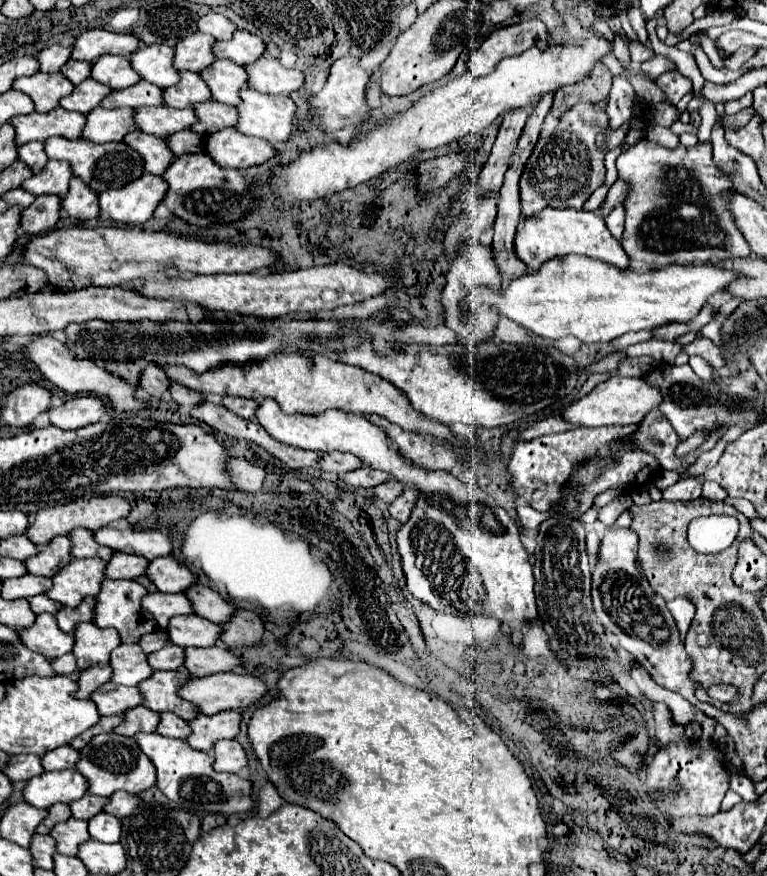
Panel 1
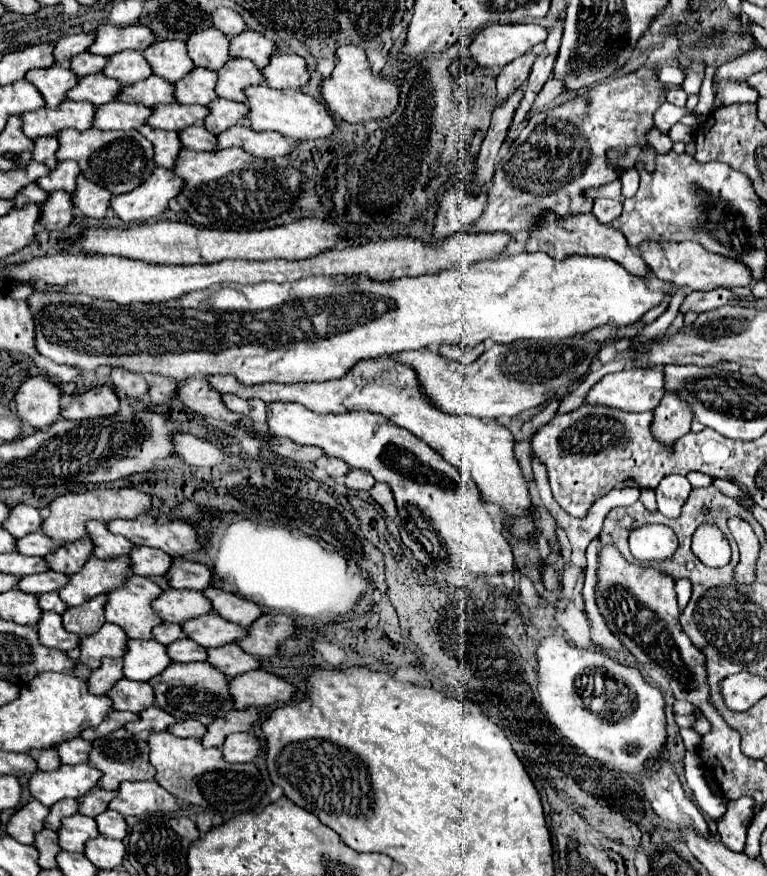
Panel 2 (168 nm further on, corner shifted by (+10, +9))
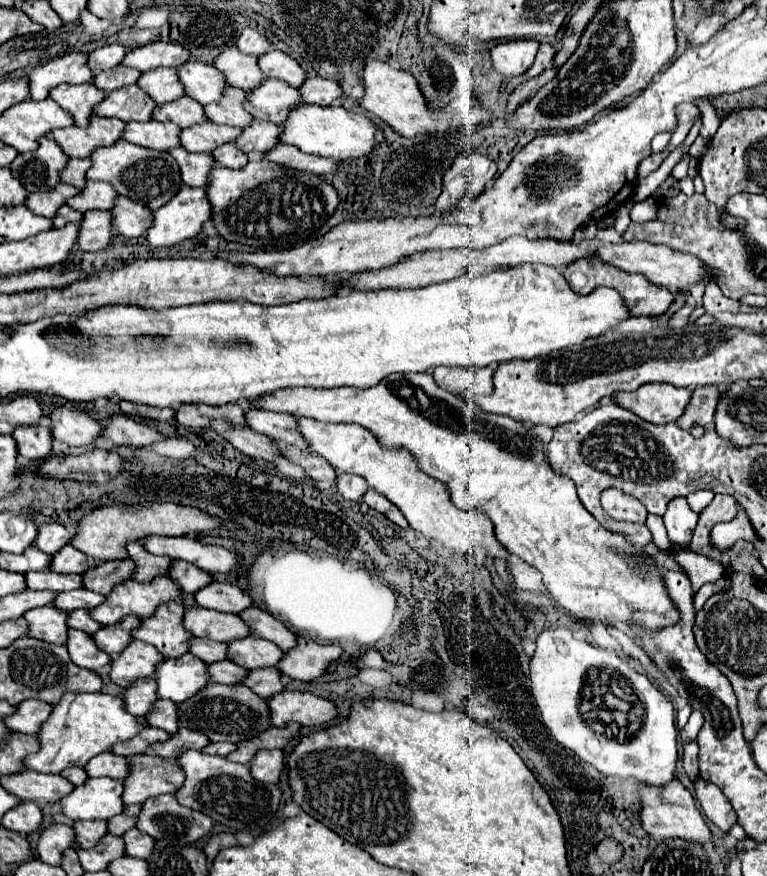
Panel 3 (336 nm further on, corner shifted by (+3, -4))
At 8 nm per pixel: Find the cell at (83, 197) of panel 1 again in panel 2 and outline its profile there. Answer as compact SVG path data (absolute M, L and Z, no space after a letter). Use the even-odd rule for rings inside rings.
M78 176L76 190L72 192L72 202L84 216L104 218L108 212L110 198L112 194L104 186L94 184L92 180L86 180L84 176Z

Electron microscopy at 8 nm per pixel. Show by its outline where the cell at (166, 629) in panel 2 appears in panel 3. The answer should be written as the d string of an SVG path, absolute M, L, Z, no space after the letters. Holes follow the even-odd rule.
M195 637L195 645L191 645L191 653L207 663L215 663L215 661L227 659L227 645L211 641L211 639Z

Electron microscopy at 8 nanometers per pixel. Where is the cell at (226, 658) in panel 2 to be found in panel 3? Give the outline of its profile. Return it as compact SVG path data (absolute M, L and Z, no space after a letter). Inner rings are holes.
M277 667L275 669L253 669L247 675L247 681L243 683L263 699L271 699L273 695L283 691L281 671Z

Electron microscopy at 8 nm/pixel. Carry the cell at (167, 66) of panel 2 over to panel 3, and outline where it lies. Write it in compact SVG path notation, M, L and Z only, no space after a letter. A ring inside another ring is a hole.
M187 61L187 65L181 65L177 71L179 71L179 79L187 89L187 95L199 101L201 105L215 103L223 97L223 89L227 87L227 81L225 75L213 65Z

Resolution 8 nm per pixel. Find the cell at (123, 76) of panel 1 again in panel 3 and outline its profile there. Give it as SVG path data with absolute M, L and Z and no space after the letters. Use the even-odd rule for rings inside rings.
M153 69L151 73L143 73L137 85L145 93L149 93L159 105L171 103L185 95L183 83L179 81L179 75L175 69Z

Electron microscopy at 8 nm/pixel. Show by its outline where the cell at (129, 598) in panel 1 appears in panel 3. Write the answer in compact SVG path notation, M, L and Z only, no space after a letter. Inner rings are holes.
M169 601L155 611L155 617L143 619L143 629L135 633L135 639L151 643L163 653L163 657L181 657L189 651L189 641L193 635L183 627L185 607L181 603Z

